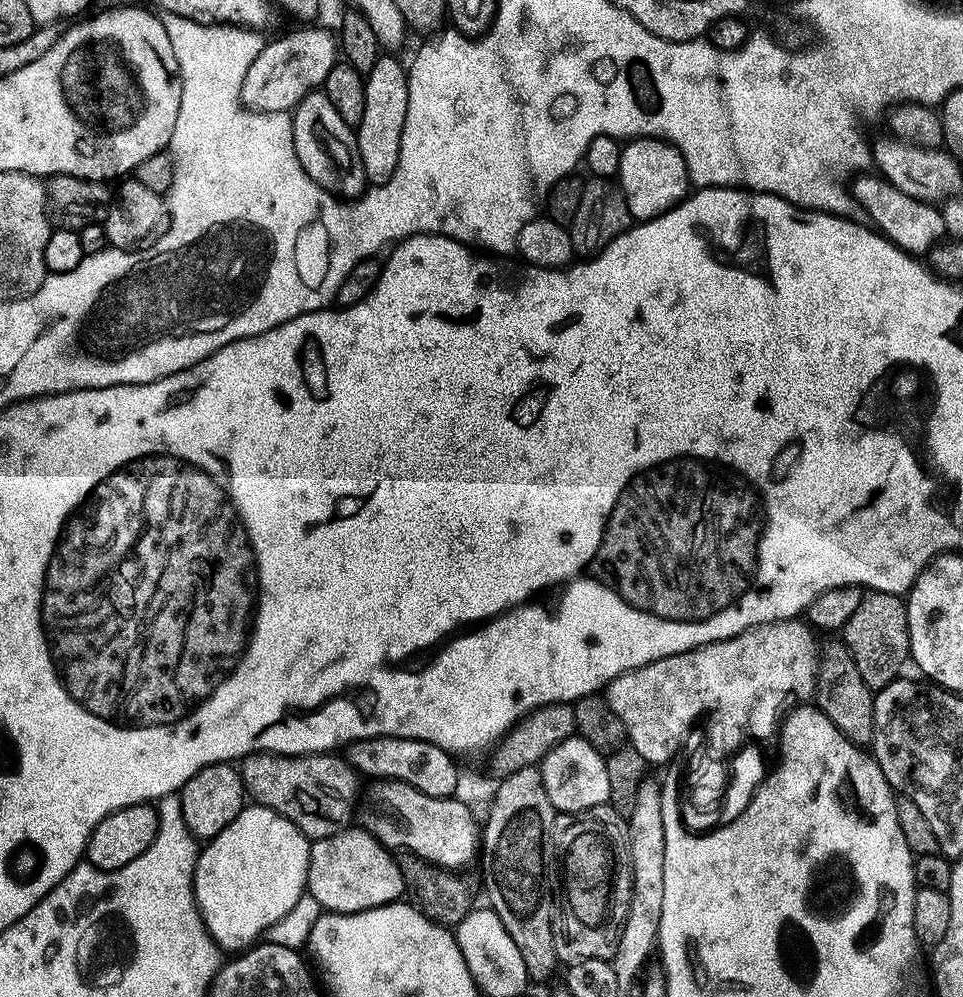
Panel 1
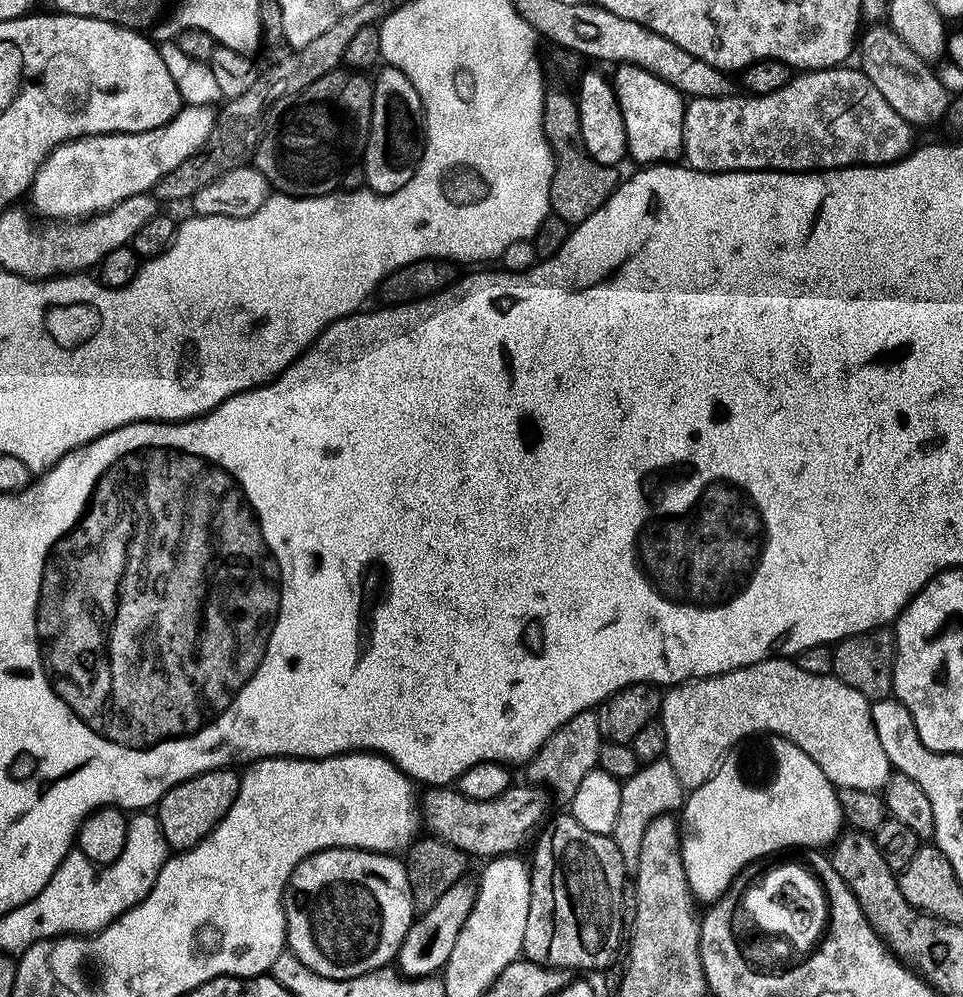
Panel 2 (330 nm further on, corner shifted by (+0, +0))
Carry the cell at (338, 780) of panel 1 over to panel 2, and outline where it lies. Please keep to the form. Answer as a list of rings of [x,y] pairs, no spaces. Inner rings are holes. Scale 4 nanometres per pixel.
[[[452,786],[429,787],[425,791],[428,793],[422,796],[423,827],[428,827],[427,831],[436,839],[448,840],[450,846],[458,846],[458,850],[467,852],[472,858],[495,858],[519,853],[528,835],[532,831],[535,833],[549,815],[549,793],[539,786],[527,787],[507,788],[498,794],[498,798],[490,798],[490,802],[474,802],[474,798],[466,798]]]

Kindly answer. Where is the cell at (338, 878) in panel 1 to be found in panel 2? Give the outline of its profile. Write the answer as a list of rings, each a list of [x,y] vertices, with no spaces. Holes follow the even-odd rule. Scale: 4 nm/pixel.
[[[355,846],[324,848],[298,862],[284,890],[284,935],[287,951],[293,952],[314,974],[322,978],[349,980],[397,959],[414,919],[408,869],[395,855],[370,852]]]

